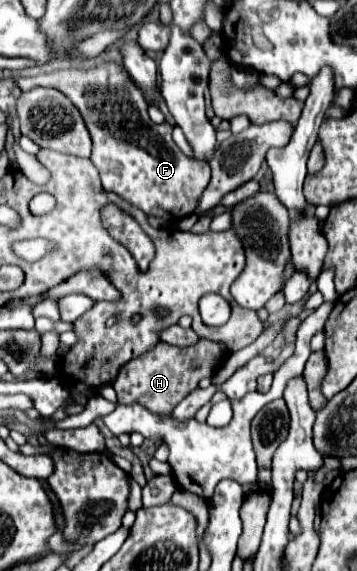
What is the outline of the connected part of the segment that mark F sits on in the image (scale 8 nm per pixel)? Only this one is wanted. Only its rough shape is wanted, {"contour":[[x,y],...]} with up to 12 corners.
{"contour":[[121,64],[17,78],[81,112],[105,190],[195,212],[211,179]]}

